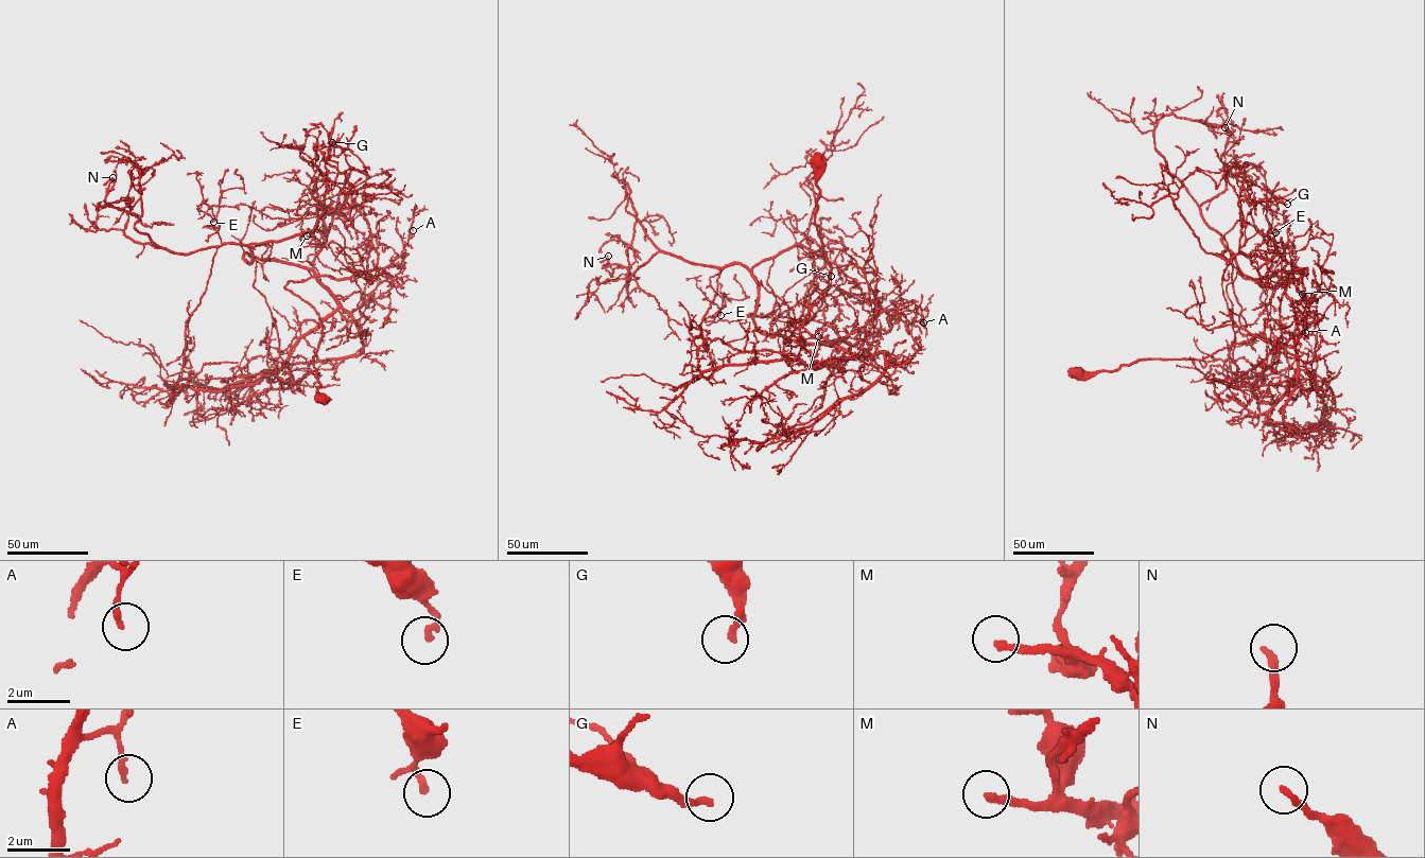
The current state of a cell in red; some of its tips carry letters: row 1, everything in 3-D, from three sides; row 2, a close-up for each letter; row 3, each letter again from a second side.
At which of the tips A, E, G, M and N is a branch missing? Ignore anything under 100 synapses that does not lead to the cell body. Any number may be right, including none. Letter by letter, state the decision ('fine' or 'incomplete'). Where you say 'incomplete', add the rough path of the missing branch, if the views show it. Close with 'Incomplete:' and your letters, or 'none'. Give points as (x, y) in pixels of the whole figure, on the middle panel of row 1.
A: fine
E: fine
G: fine
M: incomplete | (818, 336), (780, 349), (770, 340), (754, 340)
N: fine
Incomplete: M

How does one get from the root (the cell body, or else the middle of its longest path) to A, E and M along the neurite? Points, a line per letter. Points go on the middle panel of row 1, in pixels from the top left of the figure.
A: (817, 160), (815, 223), (831, 276), (819, 310), (806, 321), (797, 321), (828, 344), (885, 311), (923, 322)
E: (817, 160), (831, 276), (797, 320), (830, 344), (762, 333), (739, 263), (710, 278), (720, 315)
M: (817, 160), (815, 223), (831, 276), (819, 310), (805, 322), (797, 320), (813, 337), (835, 346), (818, 336)

